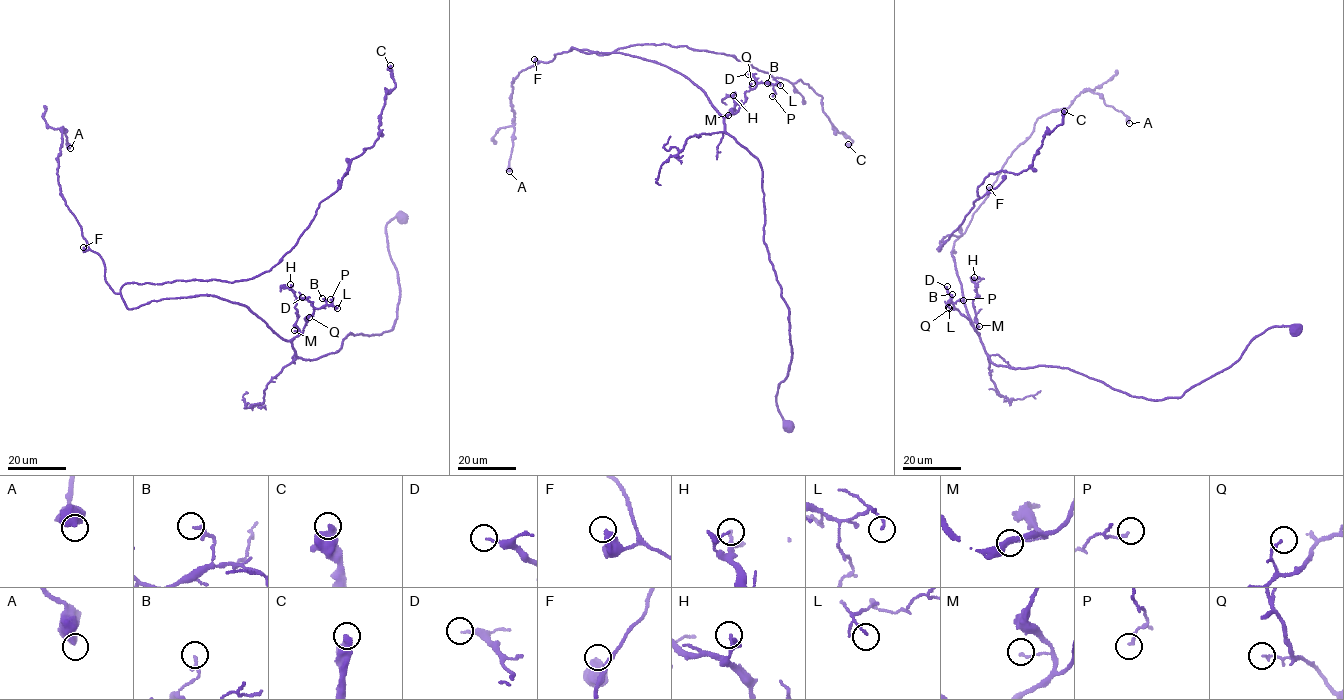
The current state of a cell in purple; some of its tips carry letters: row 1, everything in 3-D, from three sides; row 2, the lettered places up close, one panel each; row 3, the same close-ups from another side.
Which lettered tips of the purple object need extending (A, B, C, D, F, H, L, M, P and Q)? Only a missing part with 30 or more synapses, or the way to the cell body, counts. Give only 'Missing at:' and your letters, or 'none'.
Missing at: none

